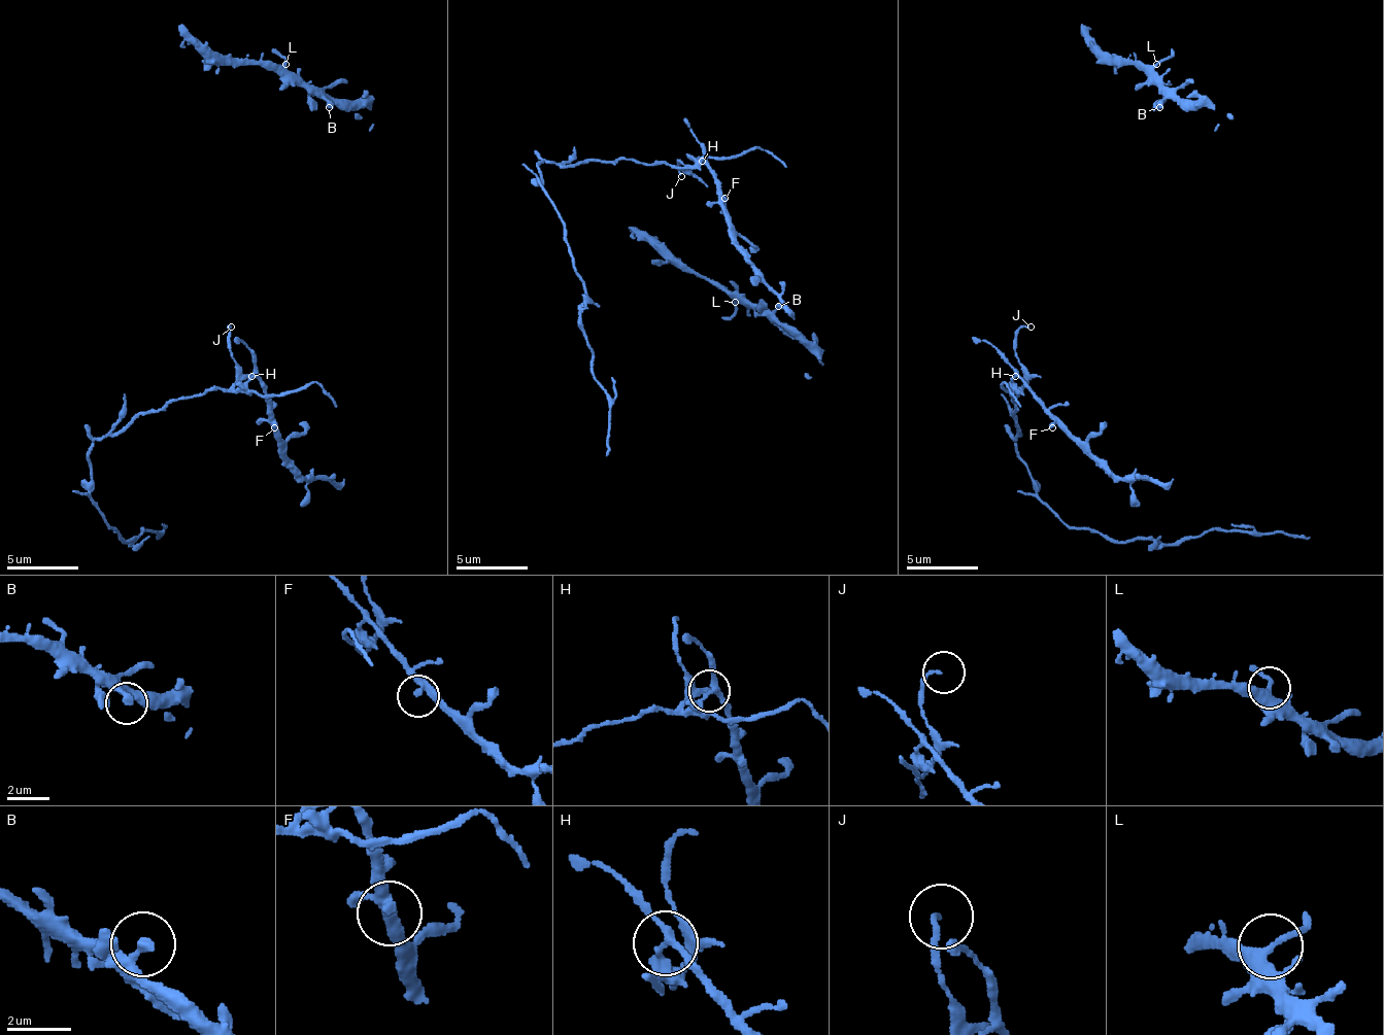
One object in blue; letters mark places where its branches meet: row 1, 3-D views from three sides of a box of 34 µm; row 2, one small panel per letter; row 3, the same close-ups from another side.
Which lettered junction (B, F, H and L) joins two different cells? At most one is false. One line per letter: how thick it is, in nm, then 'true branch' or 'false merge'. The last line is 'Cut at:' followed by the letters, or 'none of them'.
B: 320 nm thick; true branch
F: 220 nm thick; true branch
H: 240 nm thick; false merge
L: 320 nm thick; true branch
Cut at: H

